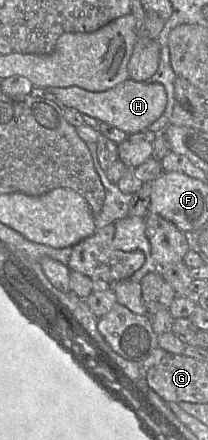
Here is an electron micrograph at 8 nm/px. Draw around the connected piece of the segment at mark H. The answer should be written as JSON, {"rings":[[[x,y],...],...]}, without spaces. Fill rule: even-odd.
{"rings":[[[131,78],[103,92],[91,92],[77,86],[44,89],[57,97],[61,103],[57,105],[61,109],[62,107],[74,108],[82,114],[124,131],[127,135],[146,131],[163,114],[167,104],[167,93],[162,84],[137,82]]]}

